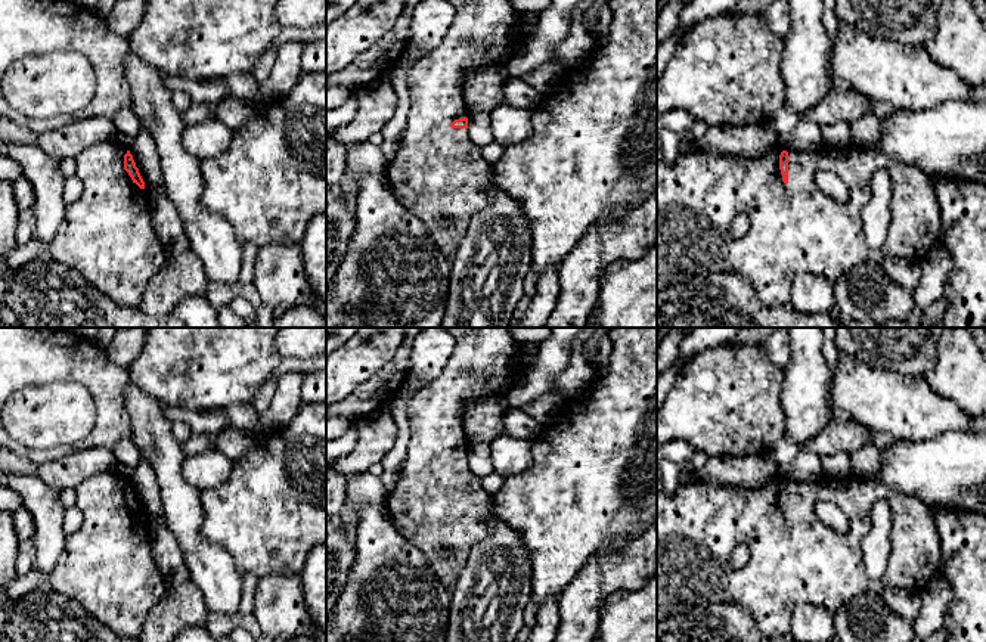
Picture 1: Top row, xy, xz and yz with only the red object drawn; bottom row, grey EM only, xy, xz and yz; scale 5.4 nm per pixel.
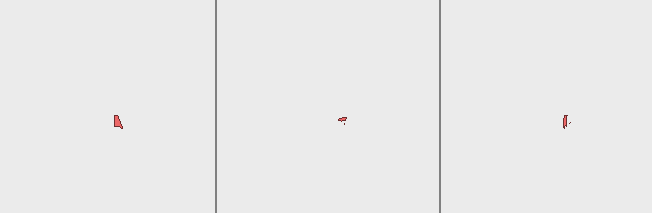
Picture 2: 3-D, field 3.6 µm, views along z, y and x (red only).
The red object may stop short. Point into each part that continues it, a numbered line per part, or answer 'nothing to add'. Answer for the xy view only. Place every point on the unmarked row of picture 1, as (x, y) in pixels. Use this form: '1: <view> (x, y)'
1: xy (107, 565)

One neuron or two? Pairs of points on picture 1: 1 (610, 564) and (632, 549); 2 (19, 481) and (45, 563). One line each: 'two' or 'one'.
1: one
2: one

